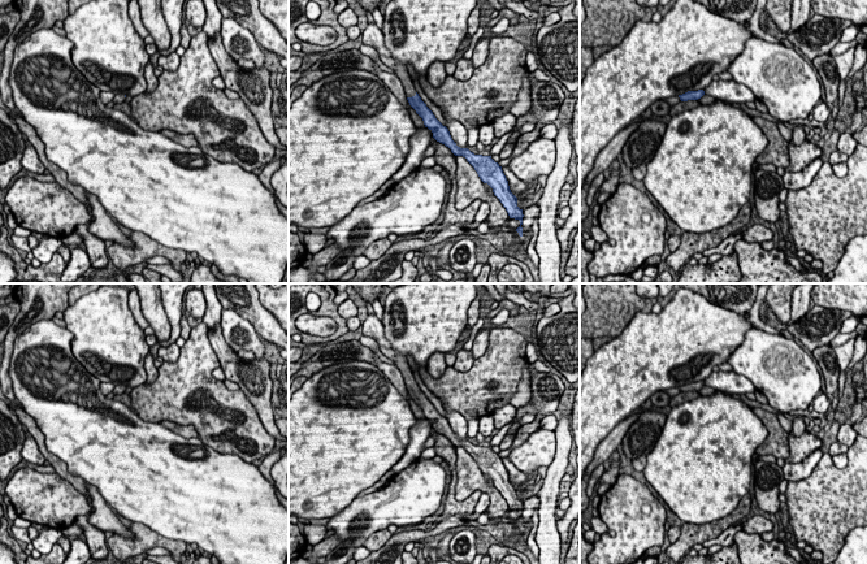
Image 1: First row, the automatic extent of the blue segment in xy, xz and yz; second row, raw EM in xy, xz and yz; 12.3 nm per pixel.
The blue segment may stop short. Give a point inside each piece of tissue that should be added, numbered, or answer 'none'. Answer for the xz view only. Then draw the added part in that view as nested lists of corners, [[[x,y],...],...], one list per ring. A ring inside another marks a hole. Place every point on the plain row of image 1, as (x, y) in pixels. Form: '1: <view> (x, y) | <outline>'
1: xz (372, 326) | [[[368,314],[361,325],[363,335],[373,338],[378,346],[381,352],[394,361],[394,365],[400,370],[404,383],[407,389],[412,389],[416,386],[416,381],[413,378],[413,373],[407,361],[407,357],[399,355],[390,344],[390,342],[385,338],[382,321],[376,314]]]

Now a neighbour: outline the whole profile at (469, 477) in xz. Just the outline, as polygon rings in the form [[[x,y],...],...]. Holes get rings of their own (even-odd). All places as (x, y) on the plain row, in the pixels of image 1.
[[[456,447],[456,455],[456,500],[461,502],[467,499],[473,491],[481,490],[482,493],[486,493],[490,496],[490,504],[486,512],[490,515],[491,519],[502,519],[503,515],[510,509],[503,495],[494,485],[490,485],[486,481],[477,463],[467,452],[465,448]]]

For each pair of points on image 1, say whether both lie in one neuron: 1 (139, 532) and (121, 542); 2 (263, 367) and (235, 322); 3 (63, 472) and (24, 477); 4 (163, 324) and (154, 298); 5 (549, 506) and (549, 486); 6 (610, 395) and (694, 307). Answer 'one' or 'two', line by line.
1: one
2: two
3: two
4: one
5: one
6: one

